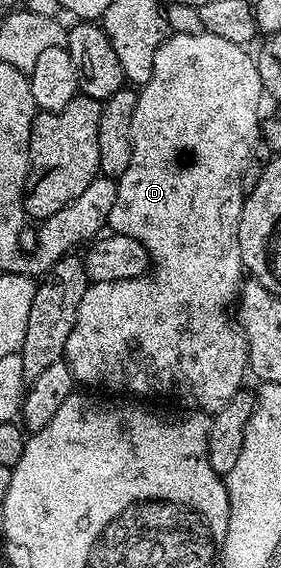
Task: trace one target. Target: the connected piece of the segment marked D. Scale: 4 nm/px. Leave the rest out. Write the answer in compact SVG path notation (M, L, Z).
M196 30L196 31L197 31L197 32L177 32L177 33L175 33L175 34L174 34L174 36L173 36L173 33L172 33L172 34L169 34L169 35L166 35L166 38L165 38L165 41L163 41L163 43L161 43L161 45L160 45L160 46L159 46L159 50L158 50L158 51L157 51L157 53L156 53L156 54L155 54L155 66L154 66L154 67L153 67L153 69L152 69L152 70L151 70L151 78L150 78L150 79L149 79L149 81L148 81L148 82L146 82L146 84L145 84L145 85L143 85L143 87L142 87L142 88L141 88L141 89L140 89L140 91L138 91L138 93L137 93L137 105L136 105L136 106L135 106L135 118L131 118L131 142L132 142L132 143L133 143L133 153L132 153L132 154L131 154L131 166L127 166L127 170L126 170L126 171L125 171L125 172L124 172L124 174L123 174L123 175L122 175L122 176L120 176L120 177L119 177L119 179L118 179L118 180L117 180L117 197L116 197L116 198L115 198L115 206L111 206L111 214L110 214L110 215L109 215L109 222L108 222L108 227L109 227L109 228L110 228L110 229L112 229L112 231L113 231L113 232L114 232L114 233L116 233L116 235L119 235L119 236L130 236L130 237L131 237L131 238L135 238L135 239L136 239L136 240L138 240L138 242L139 242L139 243L140 243L140 244L141 244L141 245L142 245L142 246L144 246L144 248L146 248L146 249L147 249L147 250L148 250L148 252L149 252L149 259L150 259L150 261L151 261L151 267L150 267L150 269L149 269L149 271L148 271L148 272L146 272L146 273L145 273L145 275L144 275L144 276L136 276L136 277L135 277L135 278L131 278L131 279L130 279L130 280L116 280L116 281L115 281L115 282L99 282L99 283L98 283L98 284L95 284L95 283L90 283L90 285L89 285L89 288L88 288L88 290L87 290L87 291L86 291L86 292L82 292L82 293L80 293L80 296L79 296L79 299L81 299L81 301L79 301L79 302L78 302L78 304L77 304L77 305L75 305L75 311L76 311L76 314L77 314L77 321L76 321L76 322L75 322L75 326L74 326L74 327L73 327L73 329L72 329L72 330L71 330L71 338L67 338L67 346L66 346L66 347L65 347L65 355L64 355L64 357L63 357L63 359L64 359L64 361L65 361L65 363L66 363L66 364L68 364L68 366L69 366L69 369L70 369L70 370L72 370L72 371L73 371L73 378L74 378L74 381L76 381L76 383L77 383L77 384L78 384L78 385L81 385L81 384L86 384L86 386L85 386L85 385L81 385L81 386L84 386L84 387L85 387L85 388L86 388L86 389L89 389L89 390L97 390L97 389L93 389L93 388L106 388L106 390L107 390L107 391L109 391L109 392L130 392L130 394L131 394L131 395L133 395L133 396L130 396L130 397L133 397L133 398L141 398L141 397L137 397L137 396L178 396L178 398L179 398L179 399L181 399L181 400L194 400L194 402L195 402L195 403L197 403L197 404L194 404L194 405L196 405L196 407L197 407L197 408L198 408L198 409L201 409L201 410L204 410L204 411L206 411L206 412L208 412L208 413L210 413L210 414L213 414L213 413L216 413L216 412L217 412L217 411L218 411L218 410L220 410L220 408L222 408L222 407L223 407L223 406L227 406L227 402L231 402L231 398L232 398L232 397L233 397L233 396L234 396L234 395L235 395L235 393L237 393L237 392L239 392L239 391L242 391L242 388L243 388L243 385L244 385L244 384L241 384L241 383L243 383L243 382L244 382L244 380L245 380L245 372L246 372L246 376L247 376L247 369L248 369L248 368L249 368L249 347L248 347L248 346L246 346L246 345L245 345L245 333L244 333L244 332L242 332L242 331L241 331L241 329L240 329L240 327L238 327L238 325L237 325L237 324L236 324L236 323L235 323L235 320L234 320L234 317L233 317L233 316L232 316L232 315L231 315L231 309L232 309L232 308L233 308L233 307L234 307L234 304L235 304L235 301L236 301L236 300L237 300L237 299L238 299L238 296L239 296L239 293L240 293L240 291L241 291L241 286L242 286L242 283L243 283L243 265L242 265L242 263L241 263L241 251L240 251L240 250L239 250L239 218L240 218L240 217L241 217L241 205L242 205L242 203L243 203L243 193L242 193L242 191L241 191L241 171L242 171L242 170L243 170L243 166L244 166L244 165L245 165L245 163L246 163L246 162L247 162L247 158L248 158L248 157L249 157L249 154L250 154L250 152L252 152L252 151L253 151L253 145L254 145L254 144L256 144L256 143L258 143L258 140L259 140L259 137L260 137L260 136L261 136L261 125L260 125L260 124L261 124L261 122L262 122L262 120L263 120L263 116L262 116L262 114L261 114L261 115L260 115L260 112L261 112L261 100L262 100L262 101L263 101L263 89L262 89L262 86L261 86L261 79L260 79L260 78L259 78L259 70L258 70L258 69L257 69L257 61L256 61L256 59L254 59L254 57L253 57L253 56L252 56L252 55L250 55L250 53L249 53L249 56L248 56L248 54L247 54L247 53L245 53L245 52L248 52L248 51L246 51L246 49L245 49L245 48L244 48L244 47L242 47L242 45L239 45L239 44L236 44L236 43L235 43L235 42L227 42L227 38L215 38L215 34L211 34L211 33L210 33L210 32L206 32L206 31L204 31L204 30Z

